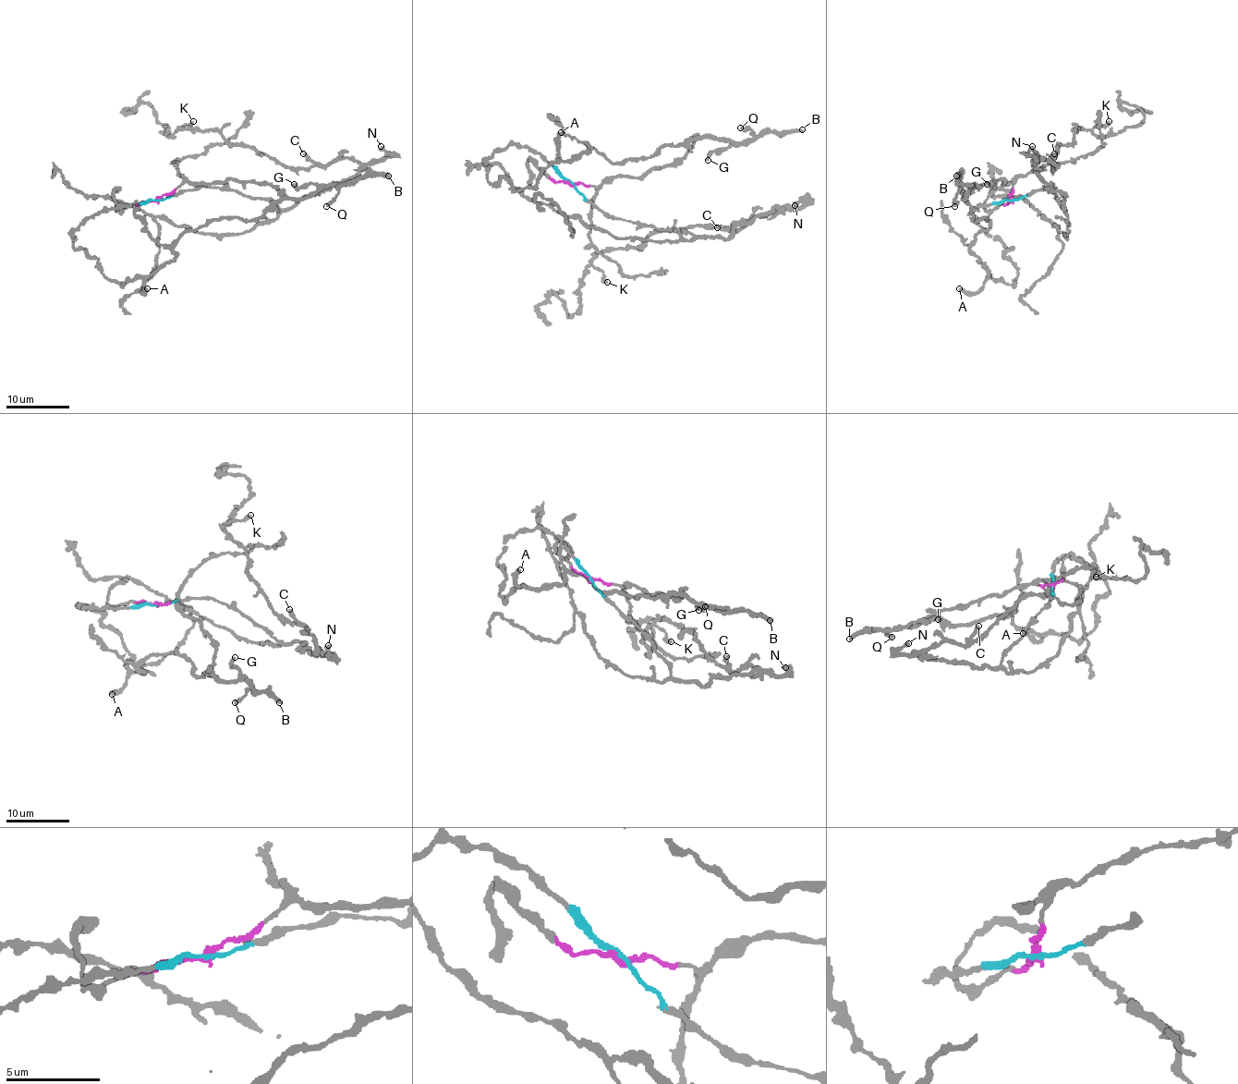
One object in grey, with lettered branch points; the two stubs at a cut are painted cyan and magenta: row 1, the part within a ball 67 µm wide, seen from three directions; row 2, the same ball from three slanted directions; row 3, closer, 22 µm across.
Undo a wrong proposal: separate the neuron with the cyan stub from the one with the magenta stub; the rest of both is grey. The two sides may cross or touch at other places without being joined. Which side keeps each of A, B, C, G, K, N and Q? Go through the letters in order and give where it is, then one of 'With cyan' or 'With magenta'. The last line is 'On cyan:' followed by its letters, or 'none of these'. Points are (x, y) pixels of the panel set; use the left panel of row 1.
A: Place: (147, 288). With magenta
B: Place: (388, 176). With magenta
C: Place: (303, 153). With cyan
G: Place: (294, 184). With magenta
K: Place: (193, 121). With cyan
N: Place: (381, 146). With cyan
Q: Place: (326, 206). With magenta
On cyan: C, K, N

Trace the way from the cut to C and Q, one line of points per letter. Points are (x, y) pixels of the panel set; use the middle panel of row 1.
C: (570, 183), (616, 217), (697, 237), (726, 237), (737, 225), (774, 208), (752, 215), (739, 228), (717, 226)
Q: (570, 183), (597, 186), (619, 176), (648, 175), (674, 165), (698, 139), (737, 141), (753, 137), (741, 127)

